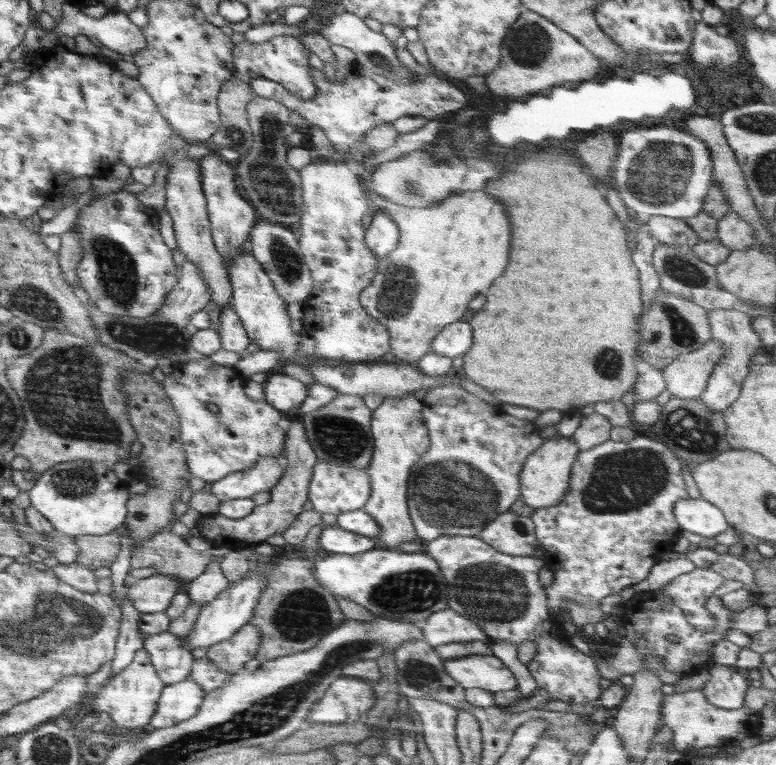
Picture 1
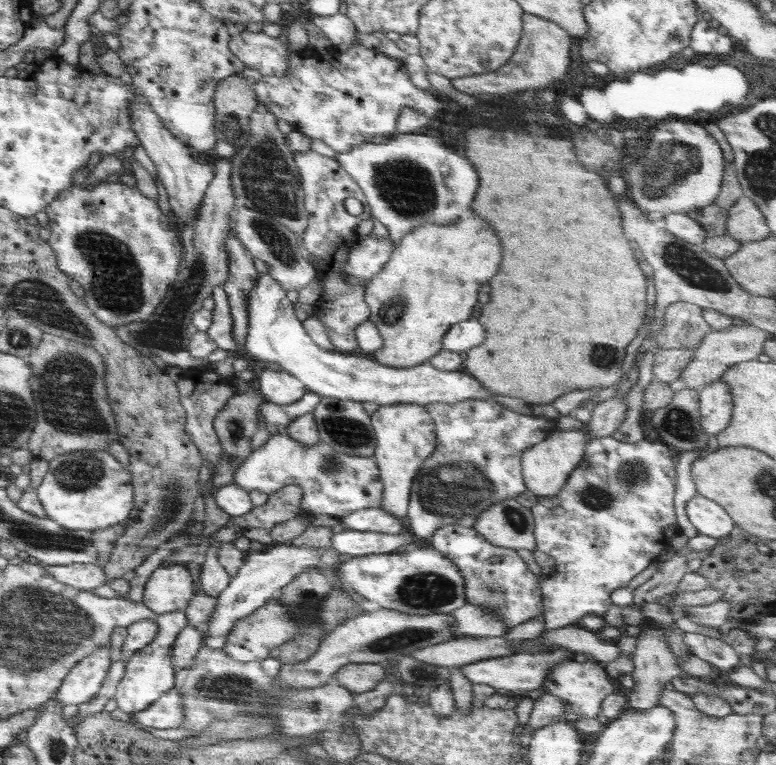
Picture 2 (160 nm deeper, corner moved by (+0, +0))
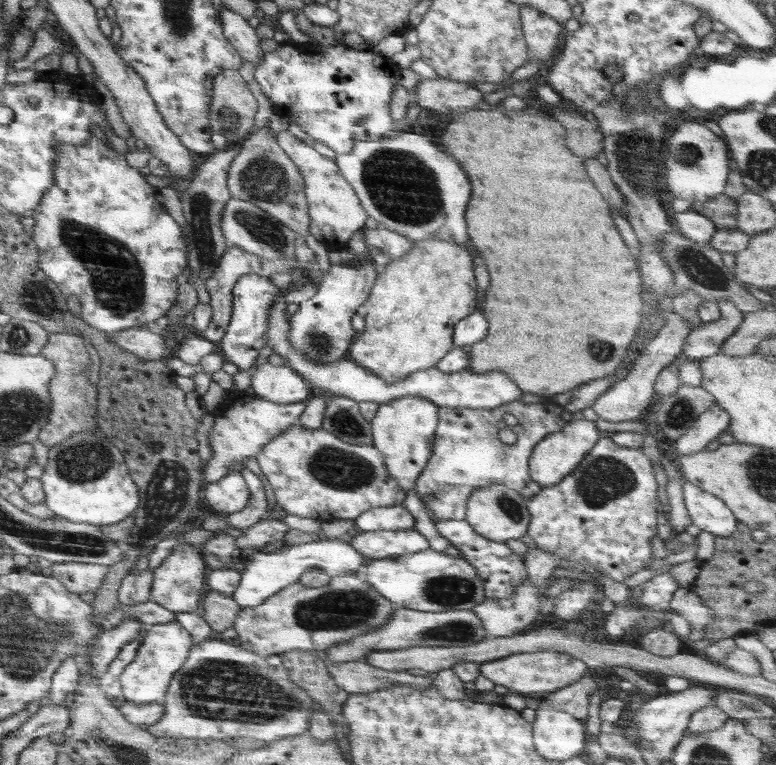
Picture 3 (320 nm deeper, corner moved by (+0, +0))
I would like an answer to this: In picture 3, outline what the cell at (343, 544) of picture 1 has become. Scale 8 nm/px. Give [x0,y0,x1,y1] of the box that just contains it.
[348,530,429,559]

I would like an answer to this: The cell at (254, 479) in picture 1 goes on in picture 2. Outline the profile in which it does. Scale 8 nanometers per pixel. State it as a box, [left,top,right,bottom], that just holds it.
[232,432,384,518]

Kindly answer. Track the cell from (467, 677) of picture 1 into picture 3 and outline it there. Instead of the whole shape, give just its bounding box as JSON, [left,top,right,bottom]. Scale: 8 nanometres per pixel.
[480,650,589,696]

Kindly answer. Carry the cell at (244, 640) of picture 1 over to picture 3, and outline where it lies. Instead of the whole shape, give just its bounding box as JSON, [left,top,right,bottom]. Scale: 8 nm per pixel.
[235,573,397,657]

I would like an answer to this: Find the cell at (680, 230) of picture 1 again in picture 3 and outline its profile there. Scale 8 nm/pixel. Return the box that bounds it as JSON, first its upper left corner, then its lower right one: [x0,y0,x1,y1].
[671,208,717,245]

